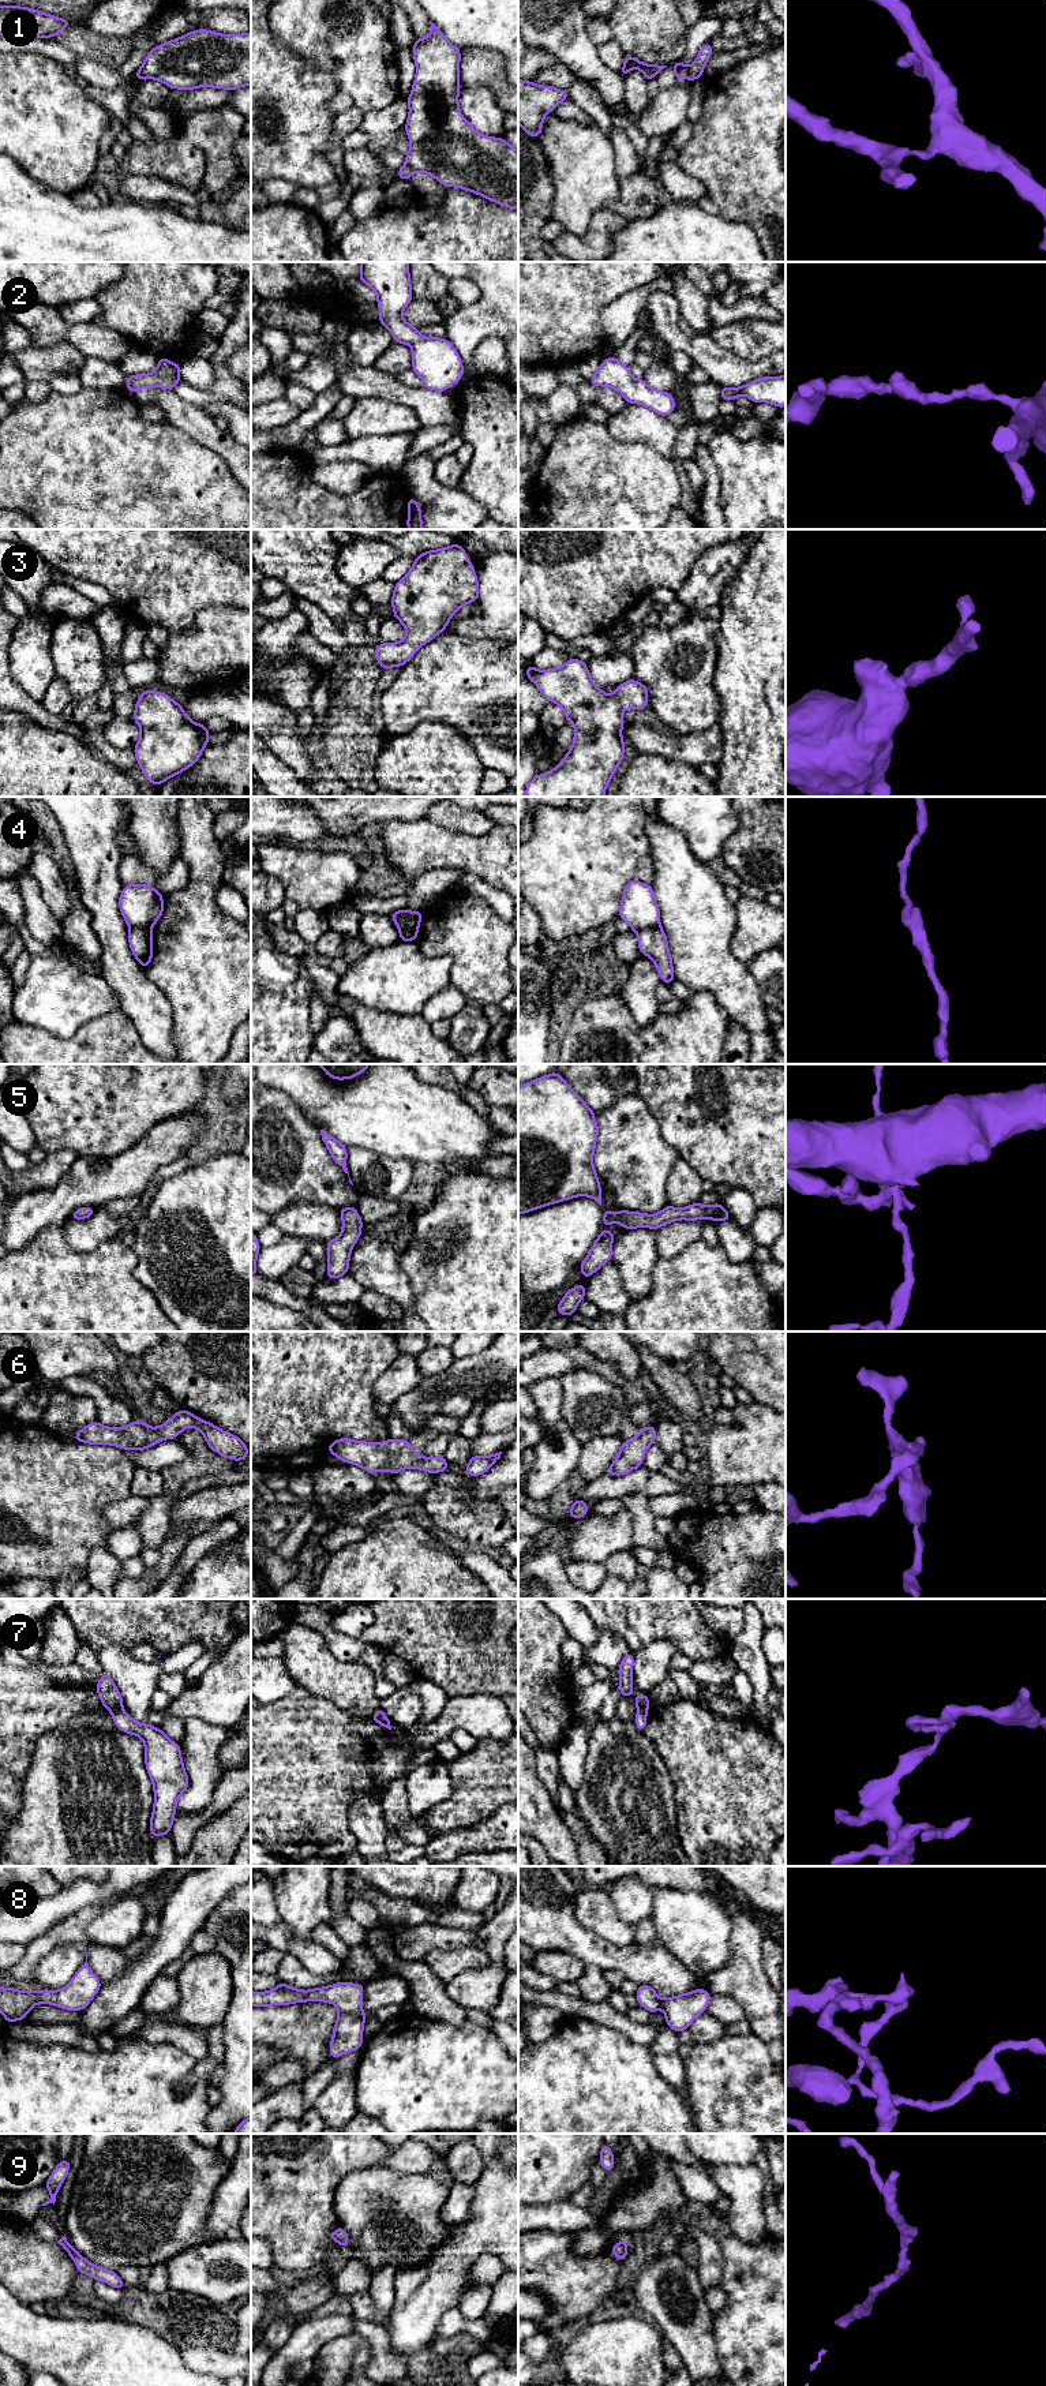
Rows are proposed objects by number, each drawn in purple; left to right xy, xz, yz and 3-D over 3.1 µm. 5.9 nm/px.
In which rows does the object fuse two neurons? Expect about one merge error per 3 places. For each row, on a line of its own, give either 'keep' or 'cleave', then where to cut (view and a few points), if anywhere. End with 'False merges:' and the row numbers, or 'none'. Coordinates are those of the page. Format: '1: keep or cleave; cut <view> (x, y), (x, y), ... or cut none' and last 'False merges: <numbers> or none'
1: cleave; cut yz (688, 67), (689, 79)
2: keep; cut none
3: keep; cut none
4: cleave; cut xz (417, 925), (404, 922), (398, 929)
5: keep; cut none
6: keep; cut none
7: cleave; cut xy (122, 1707), (112, 1712)
8: cleave; cut xy (62, 1989), (63, 1999), (67, 2003), (86, 2004)
9: keep; cut none
False merges: 1, 4, 7, 8

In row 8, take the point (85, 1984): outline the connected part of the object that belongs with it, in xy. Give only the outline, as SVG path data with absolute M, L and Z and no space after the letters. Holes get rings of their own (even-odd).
M86 1947L85 1954L85 1964L76 1971L68 1985L63 1989L64 2001L67 2004L90 2004L102 1985L98 1977L89 1967Z

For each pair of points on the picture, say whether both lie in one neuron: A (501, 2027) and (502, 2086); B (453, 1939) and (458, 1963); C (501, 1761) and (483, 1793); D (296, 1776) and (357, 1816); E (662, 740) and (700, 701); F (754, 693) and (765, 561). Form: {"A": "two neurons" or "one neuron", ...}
{"A": "two neurons", "B": "two neurons", "C": "one neuron", "D": "two neurons", "E": "two neurons", "F": "one neuron"}

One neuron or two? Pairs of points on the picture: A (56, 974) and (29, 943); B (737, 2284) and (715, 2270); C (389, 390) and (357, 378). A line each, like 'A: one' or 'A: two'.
A: two
B: two
C: one

